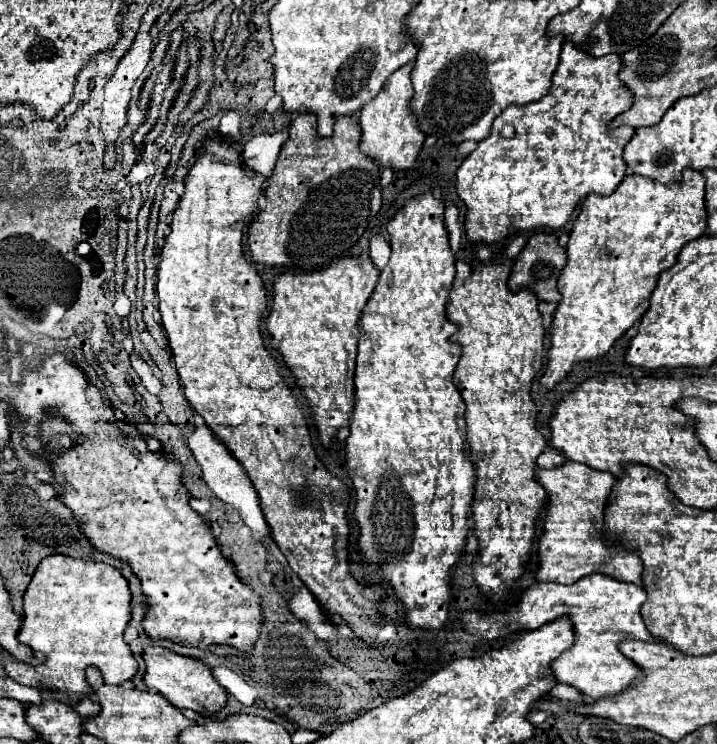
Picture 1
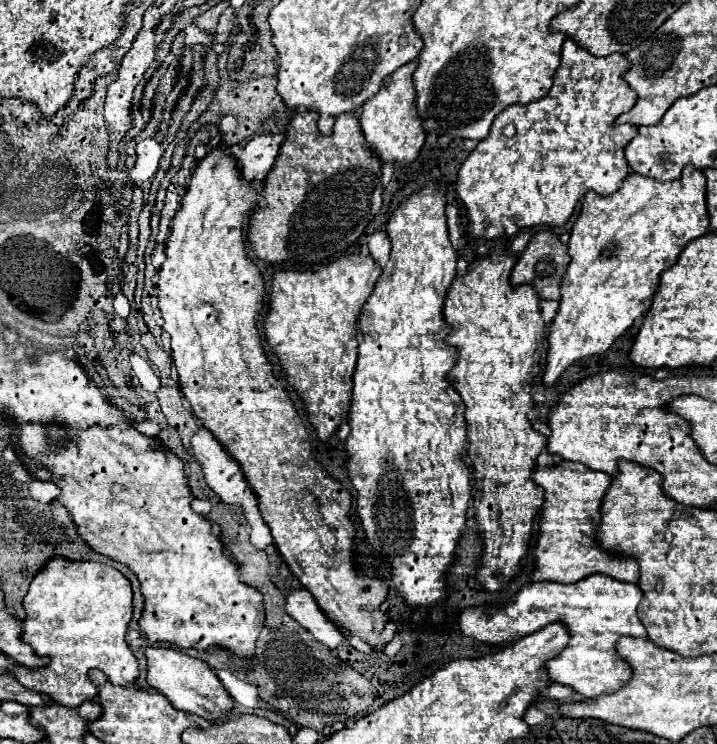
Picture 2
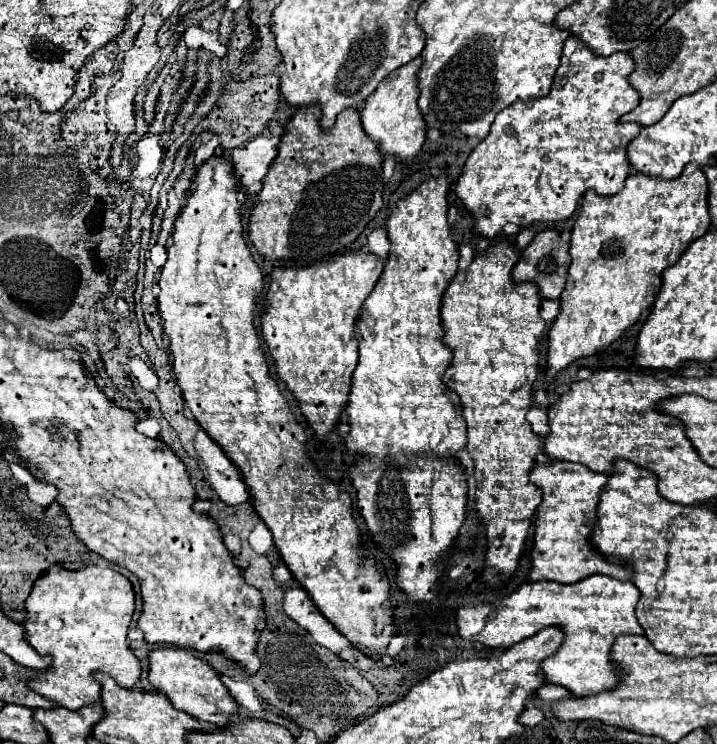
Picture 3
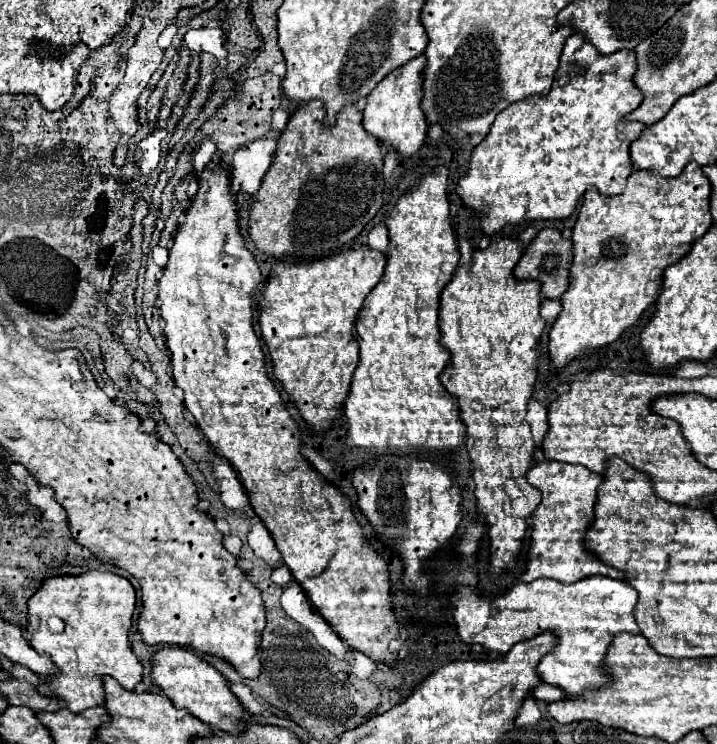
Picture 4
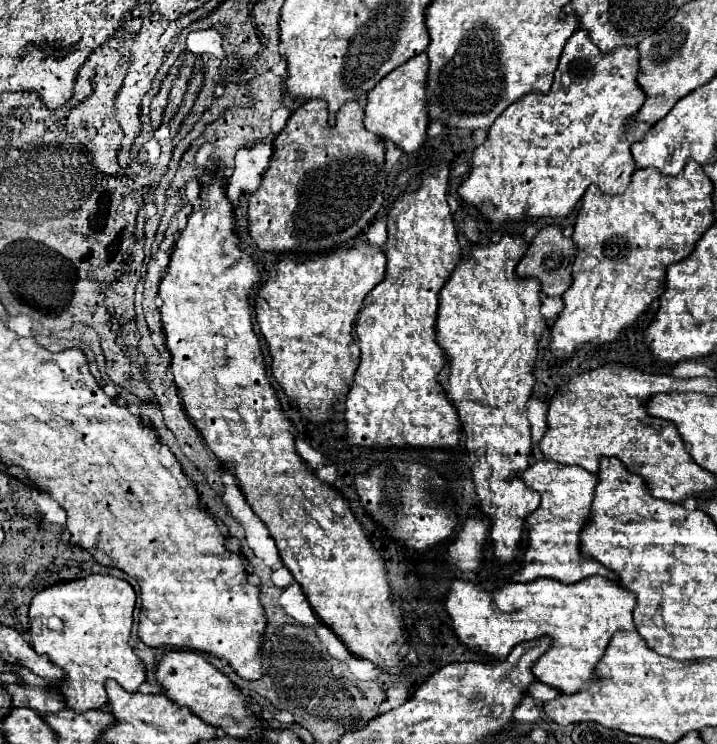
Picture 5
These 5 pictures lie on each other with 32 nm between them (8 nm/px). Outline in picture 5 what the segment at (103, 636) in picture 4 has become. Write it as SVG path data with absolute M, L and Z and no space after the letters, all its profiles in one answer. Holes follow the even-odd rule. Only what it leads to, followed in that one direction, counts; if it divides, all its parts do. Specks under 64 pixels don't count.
M88 576L84 580L72 580L68 584L54 584L44 592L38 592L30 604L30 616L36 616L36 630L32 634L32 646L36 652L46 654L52 664L64 670L64 680L58 684L60 692L64 692L66 704L70 710L86 712L100 710L108 706L108 696L104 684L108 678L114 678L126 692L136 692L138 686L146 680L146 668L142 660L134 654L130 646L130 630L132 630L132 610L134 610L134 590L126 580L114 576Z

